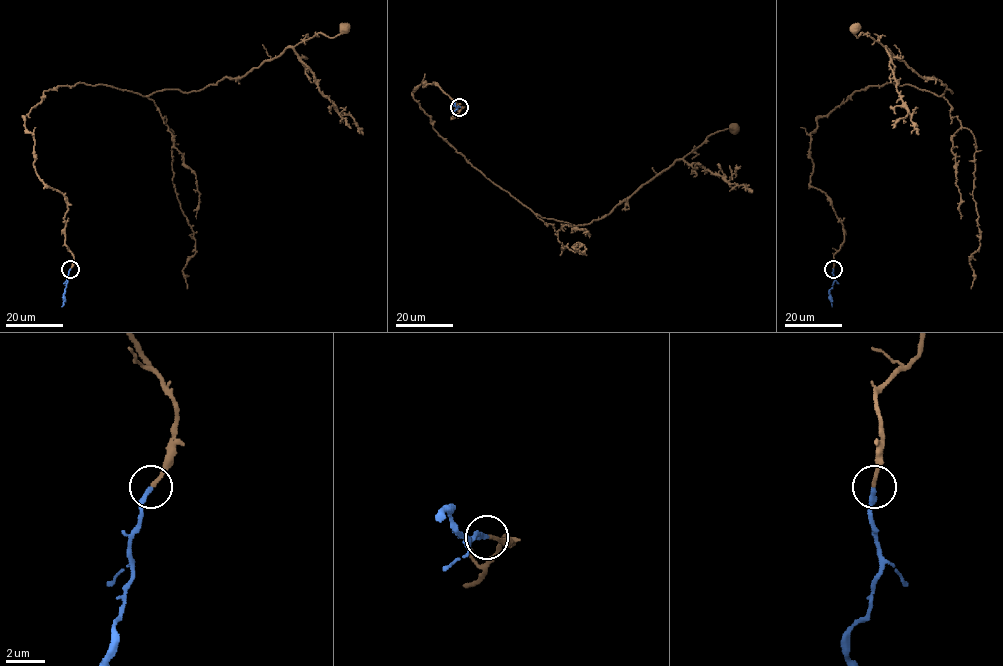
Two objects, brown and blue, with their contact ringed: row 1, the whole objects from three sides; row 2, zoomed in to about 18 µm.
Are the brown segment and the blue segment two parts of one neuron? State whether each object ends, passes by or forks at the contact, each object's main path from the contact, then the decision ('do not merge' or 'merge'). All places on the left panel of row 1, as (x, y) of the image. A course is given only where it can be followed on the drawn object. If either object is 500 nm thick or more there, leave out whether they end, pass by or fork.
brown ends | blue ends | brown via (70, 269), (67, 199), (39, 179), (23, 117), (45, 91), (84, 83), (144, 96), (200, 90), (343, 27) | blue via (70, 269), (61, 306) | merge

